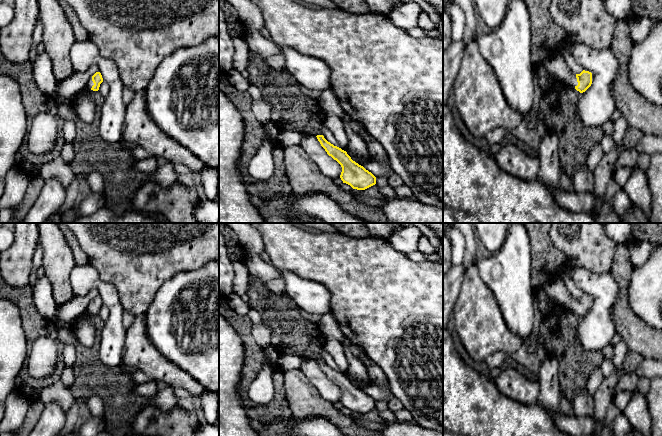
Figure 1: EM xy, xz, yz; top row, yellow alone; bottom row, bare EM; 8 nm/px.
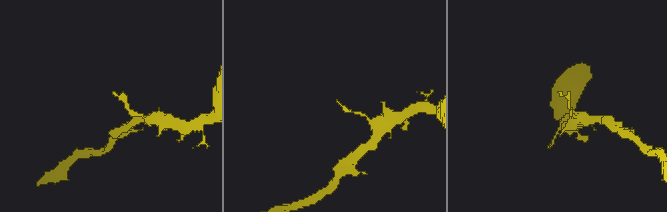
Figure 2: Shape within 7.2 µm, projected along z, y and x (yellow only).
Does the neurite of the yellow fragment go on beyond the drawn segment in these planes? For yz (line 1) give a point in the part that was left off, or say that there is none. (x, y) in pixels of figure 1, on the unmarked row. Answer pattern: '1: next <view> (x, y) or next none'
1: next yz (557, 291)

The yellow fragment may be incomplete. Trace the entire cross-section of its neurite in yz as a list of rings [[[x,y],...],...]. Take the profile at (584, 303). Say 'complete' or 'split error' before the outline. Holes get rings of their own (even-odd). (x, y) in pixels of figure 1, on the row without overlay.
split error; [[[557,277],[544,286],[545,293],[558,306],[570,309],[580,317],[585,316],[592,308],[592,297],[583,294],[575,298],[567,289],[561,277]]]

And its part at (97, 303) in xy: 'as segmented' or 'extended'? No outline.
extended

